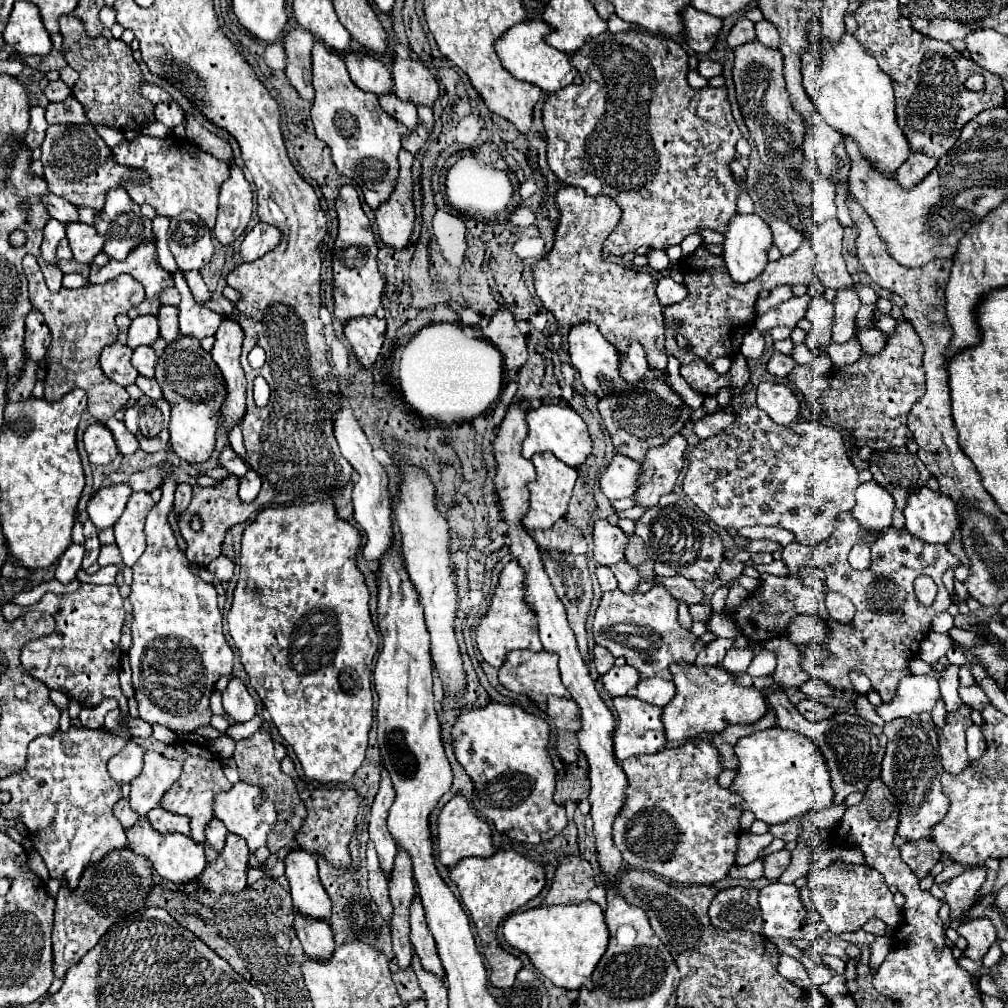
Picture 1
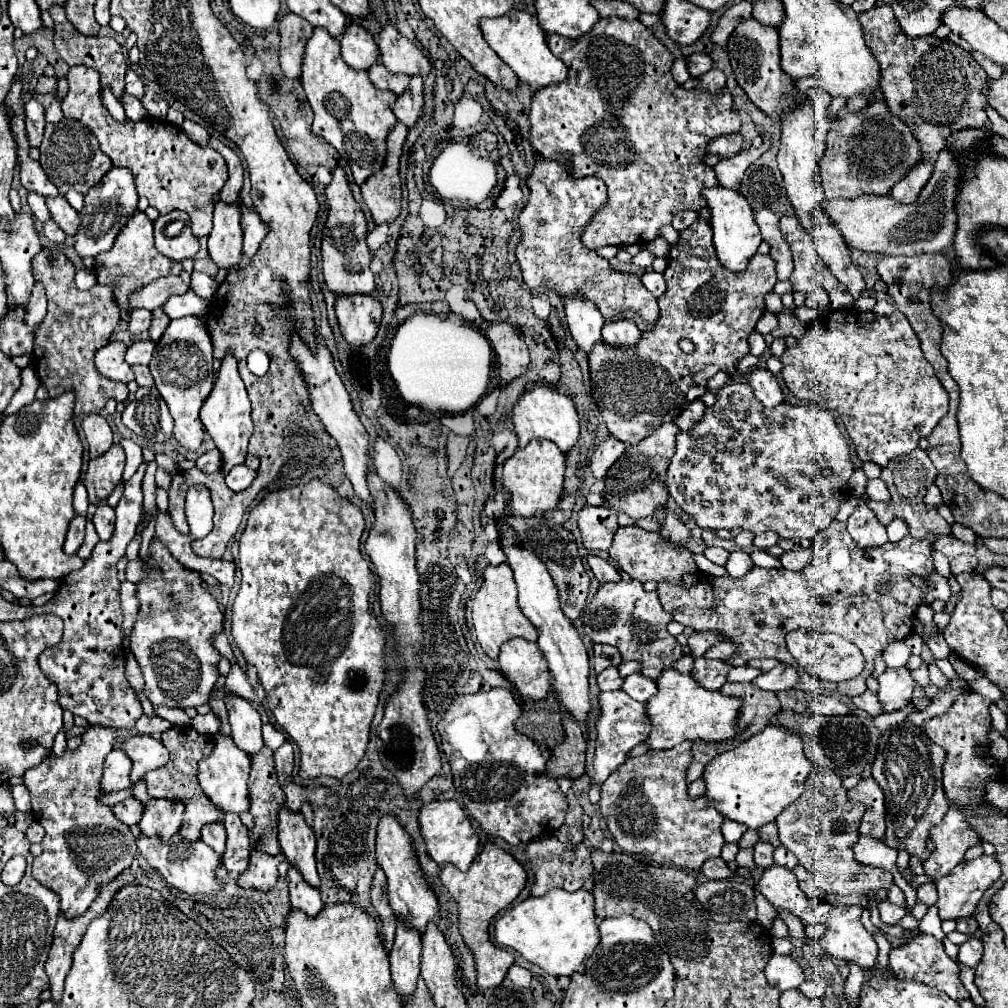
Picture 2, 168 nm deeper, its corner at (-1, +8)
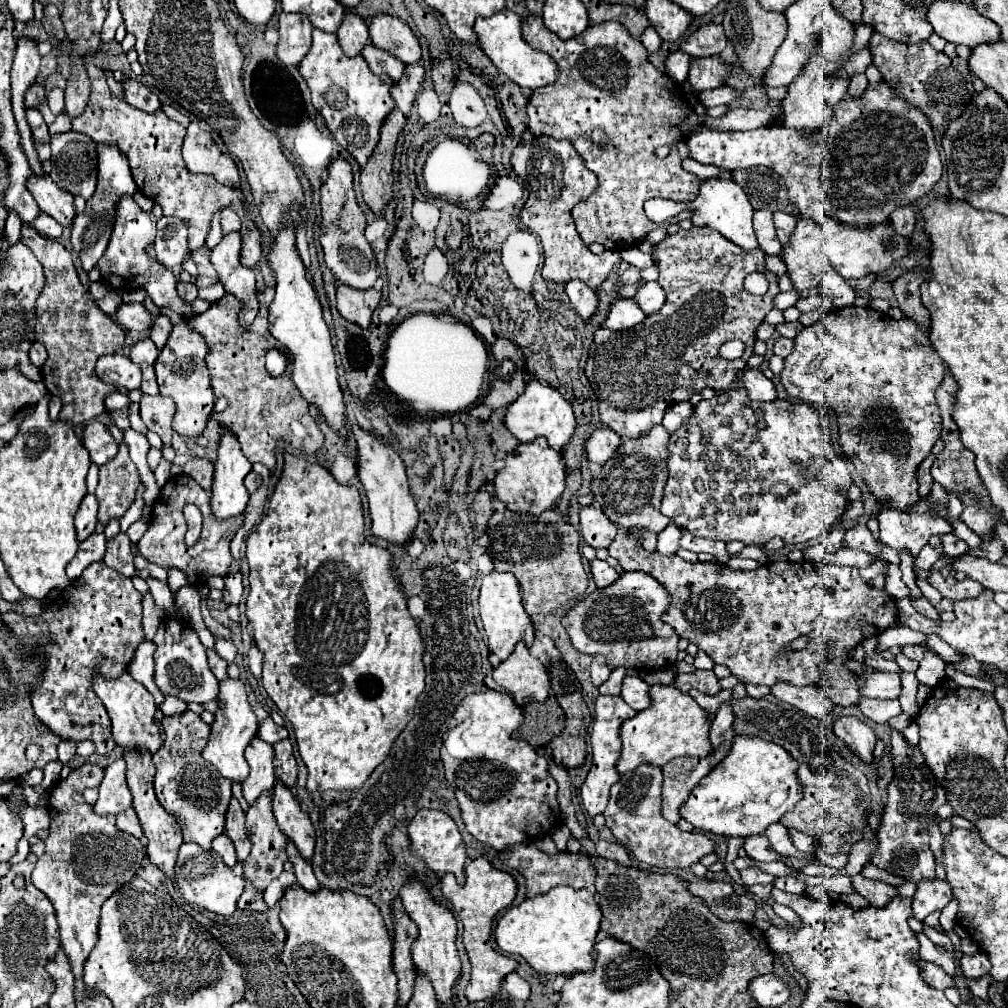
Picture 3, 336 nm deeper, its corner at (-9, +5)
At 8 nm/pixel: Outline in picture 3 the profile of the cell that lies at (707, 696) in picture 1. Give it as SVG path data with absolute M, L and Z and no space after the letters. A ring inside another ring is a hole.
M656 684L650 688L650 696L652 696L650 708L638 712L634 718L626 720L620 728L622 756L616 766L620 774L634 770L642 762L662 766L678 756L706 758L708 754L712 754L710 746L712 716L690 694L684 694L676 686Z

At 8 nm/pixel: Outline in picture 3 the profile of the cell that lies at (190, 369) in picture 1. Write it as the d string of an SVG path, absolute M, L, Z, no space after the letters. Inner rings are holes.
M163 308L162 314L166 314L172 320L173 329L164 350L160 352L160 356L154 364L160 394L170 396L176 402L176 416L172 422L174 430L186 438L198 438L204 432L206 422L208 422L212 408L214 408L214 402L216 402L212 386L210 386L210 374L206 370L208 348L204 344L202 334L194 332L188 325L186 318L169 308Z

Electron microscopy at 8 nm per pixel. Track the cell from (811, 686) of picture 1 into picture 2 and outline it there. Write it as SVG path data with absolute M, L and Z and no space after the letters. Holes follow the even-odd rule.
M778 663L772 671L758 675L752 683L762 691L786 691L798 683L798 673L792 667L786 667L786 663Z

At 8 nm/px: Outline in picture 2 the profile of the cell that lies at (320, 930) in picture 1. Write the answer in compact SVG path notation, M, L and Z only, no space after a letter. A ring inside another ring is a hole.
M296 867L288 869L288 887L290 887L290 903L294 909L300 909L310 917L314 917L314 915L318 915L318 911L322 911L324 903L320 899L318 889L310 887L302 879L302 875Z

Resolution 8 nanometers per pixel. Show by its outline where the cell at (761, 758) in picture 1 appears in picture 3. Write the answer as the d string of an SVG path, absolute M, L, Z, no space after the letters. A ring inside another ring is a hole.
M736 736L730 754L690 792L688 800L682 804L680 814L694 824L696 830L706 830L724 836L754 836L762 834L772 822L780 822L794 804L802 798L802 786L798 782L798 762L786 754L786 750L774 742L762 738Z

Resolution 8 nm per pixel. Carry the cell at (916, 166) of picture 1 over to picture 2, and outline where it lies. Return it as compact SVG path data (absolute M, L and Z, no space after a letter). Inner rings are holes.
M922 161L918 163L918 167L914 167L914 171L910 171L910 175L906 175L906 179L902 179L894 189L892 189L892 197L904 205L910 205L918 199L922 187L926 185L926 181L932 175L932 165Z

